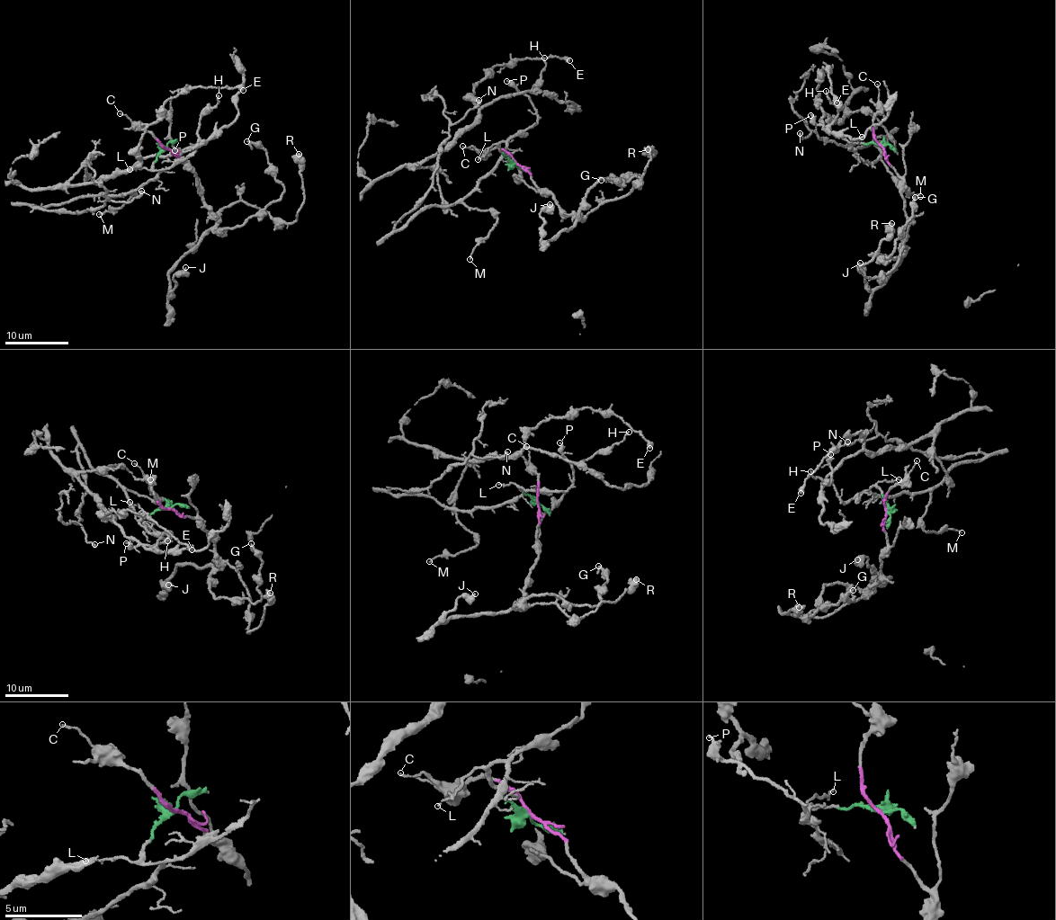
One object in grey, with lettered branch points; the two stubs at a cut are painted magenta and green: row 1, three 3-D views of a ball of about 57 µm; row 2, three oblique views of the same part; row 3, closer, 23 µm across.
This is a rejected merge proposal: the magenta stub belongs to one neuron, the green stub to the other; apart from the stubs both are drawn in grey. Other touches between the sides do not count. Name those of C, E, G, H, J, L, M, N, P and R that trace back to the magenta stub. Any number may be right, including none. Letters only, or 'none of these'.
C, G, J, R

